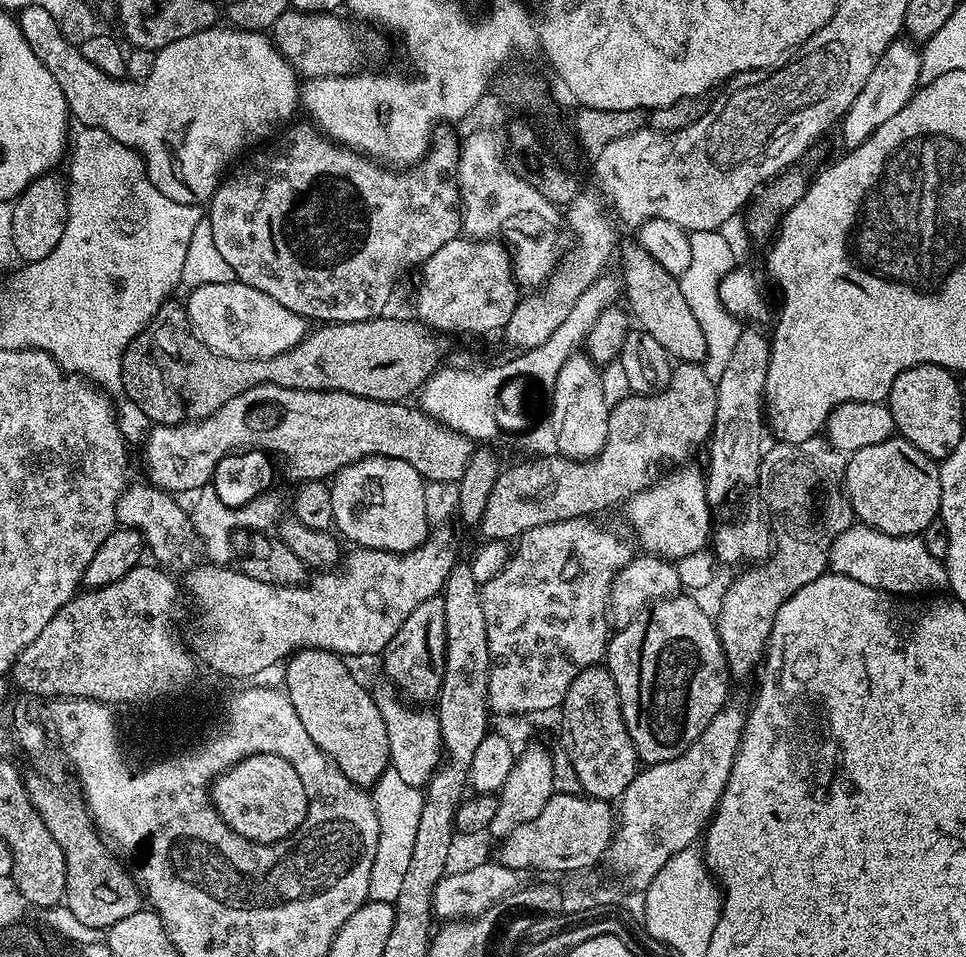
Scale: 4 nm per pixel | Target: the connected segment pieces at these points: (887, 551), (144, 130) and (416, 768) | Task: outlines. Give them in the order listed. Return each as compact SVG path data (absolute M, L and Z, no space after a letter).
M853 523L852 527L838 534L833 542L828 555L828 563L831 571L842 574L846 578L854 578L862 582L862 586L874 586L883 592L893 592L895 596L920 598L925 594L940 594L948 588L948 570L944 567L943 560L934 558L930 550L926 550L923 539L920 536L891 536L882 534L876 528L870 528L867 524Z
M26 6L19 9L18 19L22 38L26 38L26 42L30 42L30 50L38 54L38 62L54 74L54 82L58 82L62 89L75 123L77 120L77 125L106 130L111 137L130 146L143 158L148 176L168 198L174 198L176 202L207 205L222 177L229 171L228 163L239 152L247 153L256 146L251 144L264 139L267 141L267 136L283 120L298 112L301 77L276 49L271 35L263 32L217 26L190 34L190 38L178 38L178 42L170 42L170 46L159 49L151 57L152 69L139 84L133 78L102 74L94 62L86 62L79 47L62 38L59 19L50 14L50 10L42 10L42 6Z
M383 683L371 685L370 691L382 714L382 722L386 722L386 738L390 738L390 767L398 770L399 776L409 786L423 789L442 763L444 743L440 737L440 723L436 721L435 711L410 706L407 699L398 695L395 684Z

